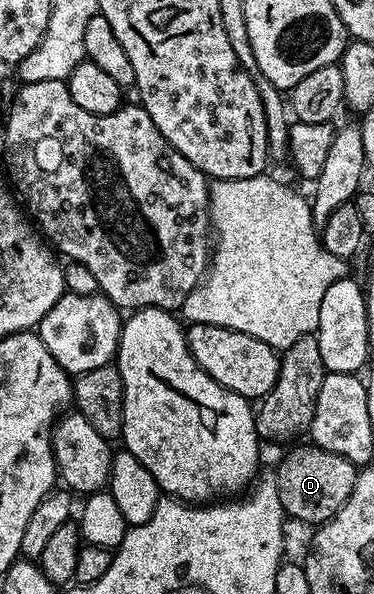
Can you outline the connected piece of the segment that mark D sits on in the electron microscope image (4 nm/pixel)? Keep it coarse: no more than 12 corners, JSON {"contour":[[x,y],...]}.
{"contour":[[293,448],[275,479],[286,517],[320,526],[347,502],[358,465]]}

